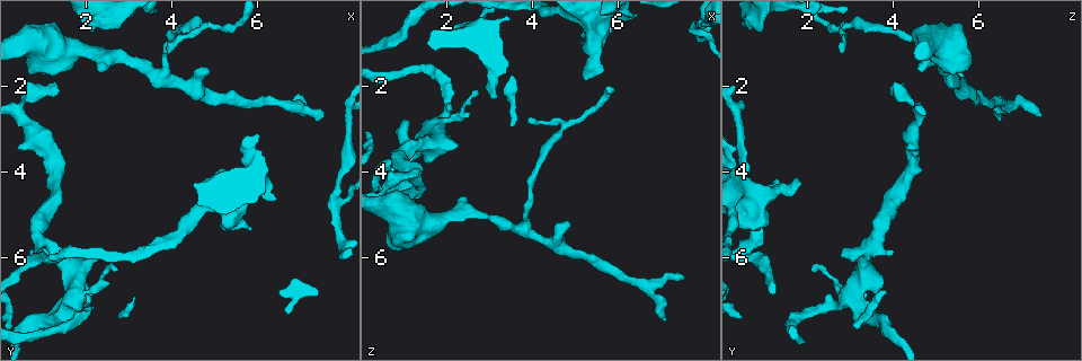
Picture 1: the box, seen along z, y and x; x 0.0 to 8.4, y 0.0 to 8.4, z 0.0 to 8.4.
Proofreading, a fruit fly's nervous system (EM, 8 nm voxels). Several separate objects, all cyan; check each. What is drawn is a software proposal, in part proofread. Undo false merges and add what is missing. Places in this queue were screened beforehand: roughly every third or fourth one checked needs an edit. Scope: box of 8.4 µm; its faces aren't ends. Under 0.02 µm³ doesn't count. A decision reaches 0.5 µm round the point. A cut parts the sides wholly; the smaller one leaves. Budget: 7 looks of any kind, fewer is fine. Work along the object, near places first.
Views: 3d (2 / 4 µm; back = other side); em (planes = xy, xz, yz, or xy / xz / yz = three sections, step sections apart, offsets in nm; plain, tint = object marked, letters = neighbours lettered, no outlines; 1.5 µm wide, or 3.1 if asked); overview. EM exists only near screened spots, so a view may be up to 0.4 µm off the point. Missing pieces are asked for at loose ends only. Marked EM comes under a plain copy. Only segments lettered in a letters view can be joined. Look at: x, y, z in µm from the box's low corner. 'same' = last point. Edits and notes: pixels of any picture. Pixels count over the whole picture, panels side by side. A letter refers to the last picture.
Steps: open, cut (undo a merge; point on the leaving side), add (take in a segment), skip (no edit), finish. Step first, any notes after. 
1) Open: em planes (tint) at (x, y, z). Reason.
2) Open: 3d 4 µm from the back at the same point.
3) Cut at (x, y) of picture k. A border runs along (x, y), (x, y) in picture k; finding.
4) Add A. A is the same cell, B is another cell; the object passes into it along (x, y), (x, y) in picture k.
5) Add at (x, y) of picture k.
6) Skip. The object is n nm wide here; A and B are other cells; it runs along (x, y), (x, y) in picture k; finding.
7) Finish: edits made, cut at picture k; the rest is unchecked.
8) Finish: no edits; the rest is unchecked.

Open: em planes (letters) at (4.85, 1.75, 5.20). Branch stops here.

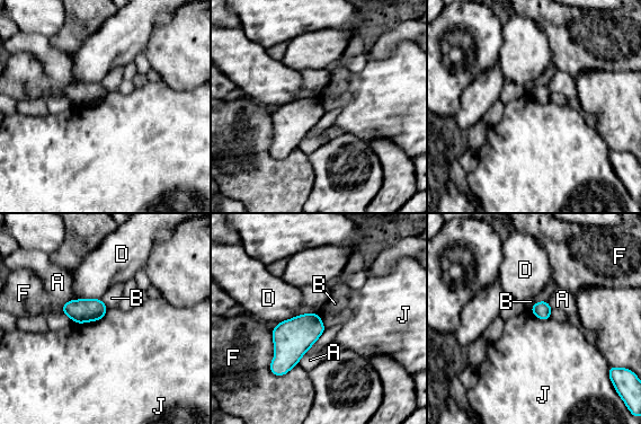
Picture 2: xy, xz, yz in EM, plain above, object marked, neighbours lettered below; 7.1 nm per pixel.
Skip. The longest contact is with F, 340 nm; A, B, D, F and J are other cells; a border runs along (108, 309), (97, 320), (73, 323) in picture 2; no lettered segment goes on from it.

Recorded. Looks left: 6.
Open: 3d 2 µm at (2.15, 0.80, 1.00). Free end.

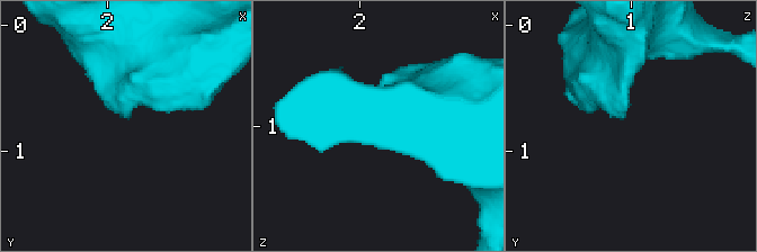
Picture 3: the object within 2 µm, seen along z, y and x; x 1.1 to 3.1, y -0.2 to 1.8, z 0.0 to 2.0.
Open: em 3.1 µm xy step 8 (tint) at (2.14, 0.74, 0.94). Now the EM.

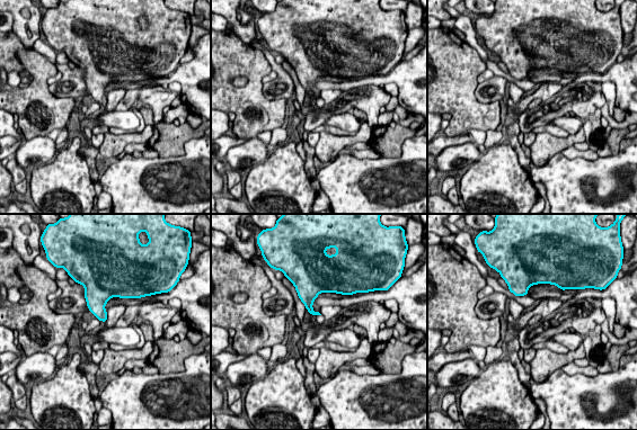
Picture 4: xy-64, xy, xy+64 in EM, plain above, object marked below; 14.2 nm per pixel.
Open: em 3.1 µm planes (letters) at the same point. Cut it another way.

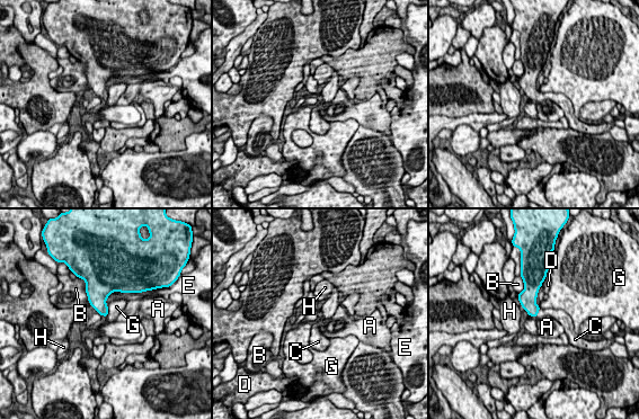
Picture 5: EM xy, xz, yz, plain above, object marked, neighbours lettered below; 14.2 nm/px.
Add C. C is the same cell, A, B, D, E, G and H are other cells; the object passes into it along (527, 299), (538, 312), (549, 312) in picture 5; the cell continues.

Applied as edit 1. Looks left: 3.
Open: overview. See it whole again.

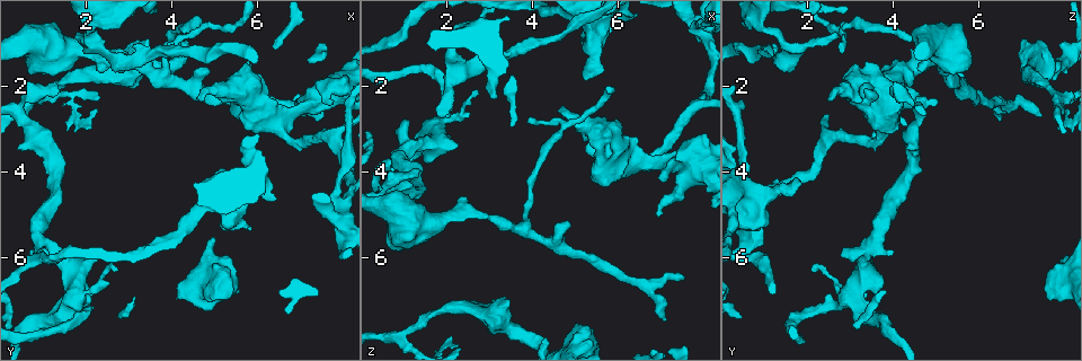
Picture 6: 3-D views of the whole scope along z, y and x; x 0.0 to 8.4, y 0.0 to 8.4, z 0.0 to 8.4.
Open: em planes (tint) at (1.35, 2.10, 4.00). Free end.

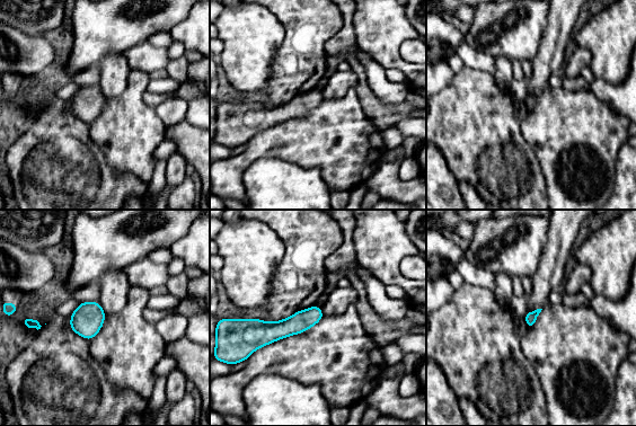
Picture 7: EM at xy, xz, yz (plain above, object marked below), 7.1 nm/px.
Open: em planes (letters) at the same point. See the neighbours.

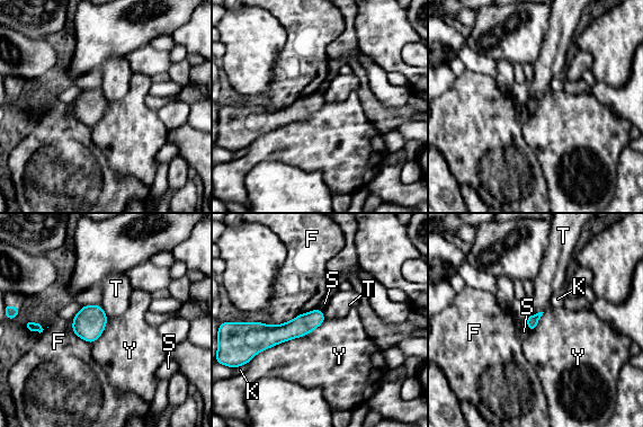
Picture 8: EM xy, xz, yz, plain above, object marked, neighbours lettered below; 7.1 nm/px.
Skip. F, K, S, T and Y are other cells; it runs along (321, 317), (286, 331), (252, 327) in picture 8; none of them fits.

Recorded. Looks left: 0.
Finish: edits made, add at picture 5; the rest is unchecked.

